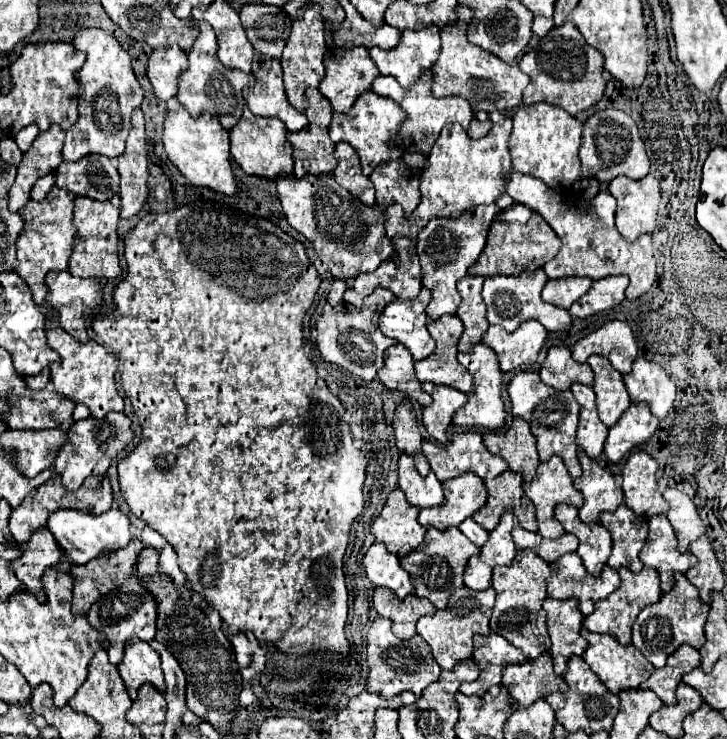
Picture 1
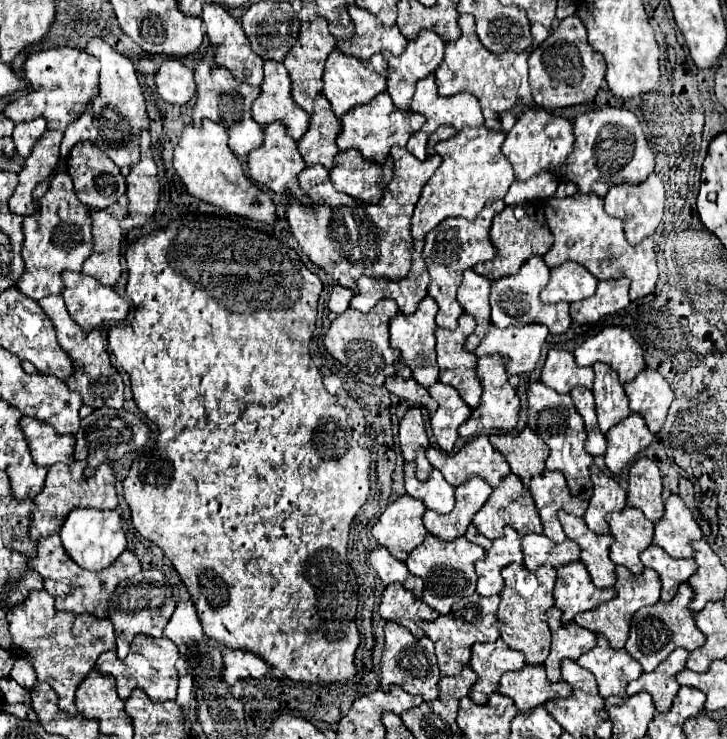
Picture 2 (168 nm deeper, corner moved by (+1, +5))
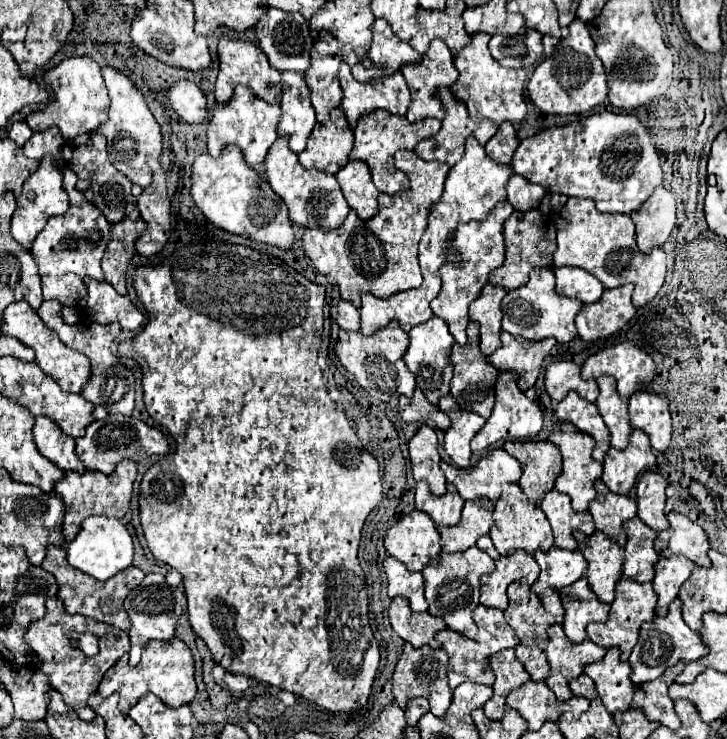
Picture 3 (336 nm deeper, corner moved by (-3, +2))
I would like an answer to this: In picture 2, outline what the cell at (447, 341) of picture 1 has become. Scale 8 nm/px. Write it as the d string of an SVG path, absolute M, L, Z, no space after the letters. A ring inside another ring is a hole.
M460 315L456 329L436 327L436 353L440 367L440 381L458 389L468 407L476 407L482 385L476 375L476 355L464 351L466 337L474 331L472 315Z

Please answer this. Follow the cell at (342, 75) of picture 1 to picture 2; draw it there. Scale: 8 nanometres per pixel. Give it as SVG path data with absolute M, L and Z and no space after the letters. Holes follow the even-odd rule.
M334 49L326 59L322 81L324 81L324 95L332 103L336 117L344 115L346 111L350 111L356 105L368 103L380 91L386 91L384 71L386 71L386 63L384 63L384 57L380 53L372 55L370 59L356 59L352 55L344 55L342 51Z

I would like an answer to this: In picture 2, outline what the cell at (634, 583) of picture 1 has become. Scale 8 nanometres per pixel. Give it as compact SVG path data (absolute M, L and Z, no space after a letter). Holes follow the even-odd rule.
M618 565L616 567L616 597L590 609L590 611L584 611L580 615L576 615L576 623L584 629L590 629L594 633L602 633L614 649L622 649L626 645L626 639L628 639L628 629L630 629L630 619L632 615L640 609L640 607L646 607L646 605L654 605L660 601L660 577L656 575L656 571L652 569L644 569L640 575L634 575L632 571L628 571L626 567Z

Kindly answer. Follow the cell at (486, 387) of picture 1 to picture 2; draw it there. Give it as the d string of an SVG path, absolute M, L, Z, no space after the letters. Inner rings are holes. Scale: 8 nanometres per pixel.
M486 355L486 357L478 357L478 377L482 383L482 397L478 407L470 413L470 417L460 425L458 433L460 437L468 439L478 431L484 429L514 429L518 423L518 411L520 411L520 399L516 395L516 389L508 383L508 373L506 373L506 359L500 355Z

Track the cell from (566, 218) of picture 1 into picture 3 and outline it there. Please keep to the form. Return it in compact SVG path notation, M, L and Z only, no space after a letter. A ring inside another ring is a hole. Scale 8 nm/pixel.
M568 198L556 216L558 250L554 252L554 268L578 266L596 276L604 288L618 288L634 284L632 302L636 308L646 306L662 288L666 276L666 254L662 248L652 254L642 254L634 238L634 222L626 214L604 214L598 212L592 200Z

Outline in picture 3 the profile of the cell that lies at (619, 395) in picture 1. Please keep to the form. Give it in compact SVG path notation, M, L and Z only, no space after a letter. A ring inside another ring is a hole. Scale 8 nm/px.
M600 376L598 380L598 388L600 388L600 396L596 400L596 406L610 430L612 436L612 446L622 450L628 446L630 434L632 434L632 426L628 420L628 400L620 398L616 394L616 380L612 376Z

